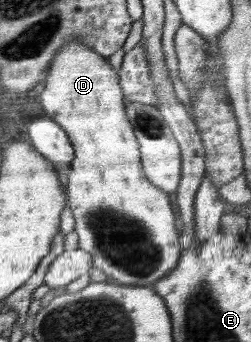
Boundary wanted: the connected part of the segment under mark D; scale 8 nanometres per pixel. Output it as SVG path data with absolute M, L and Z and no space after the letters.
M71 40L55 55L54 66L52 67L52 71L49 72L48 79L46 79L46 86L40 94L40 101L42 101L42 107L44 107L46 115L56 120L56 123L59 123L60 127L63 127L64 131L67 131L70 141L74 145L75 159L67 167L68 185L66 187L68 187L68 207L70 207L70 211L72 211L72 215L74 216L74 229L78 234L78 247L84 249L86 252L91 252L91 255L94 257L92 270L98 269L98 271L103 271L107 277L114 279L115 283L126 286L152 288L152 285L166 277L176 267L178 259L182 255L182 245L178 241L180 239L180 233L176 229L176 215L172 211L172 205L168 201L168 195L164 193L163 188L156 187L156 184L147 178L135 129L127 117L126 96L122 93L122 87L119 85L118 74L113 71L109 64L109 59L106 56L92 52L87 45L82 44L79 40Z

